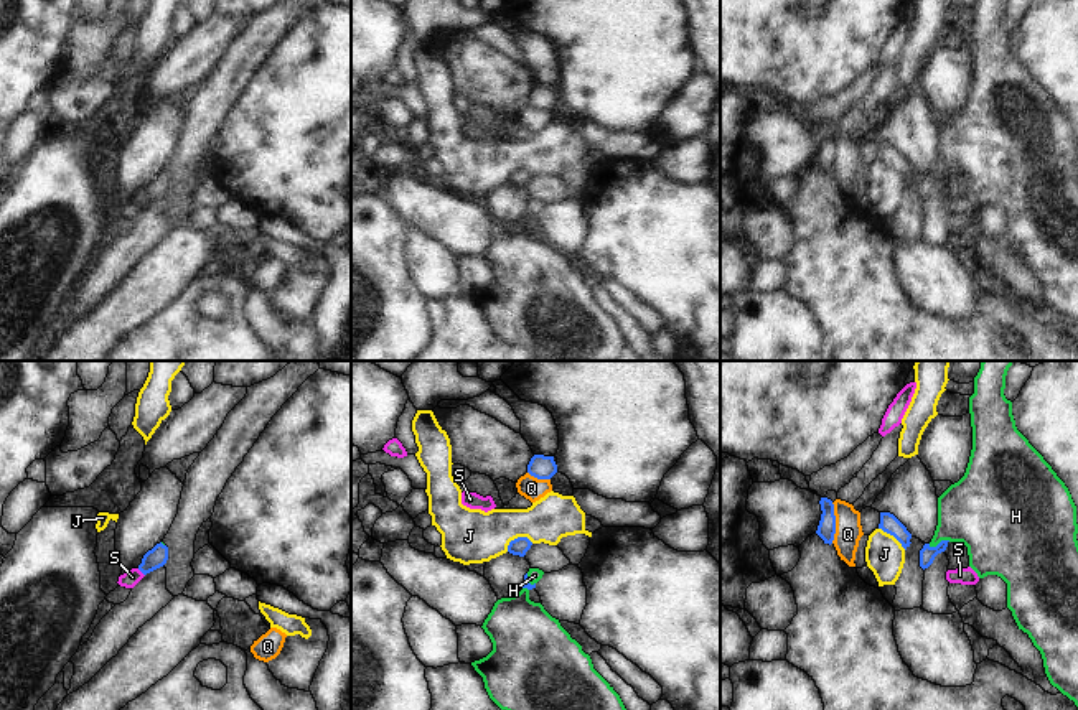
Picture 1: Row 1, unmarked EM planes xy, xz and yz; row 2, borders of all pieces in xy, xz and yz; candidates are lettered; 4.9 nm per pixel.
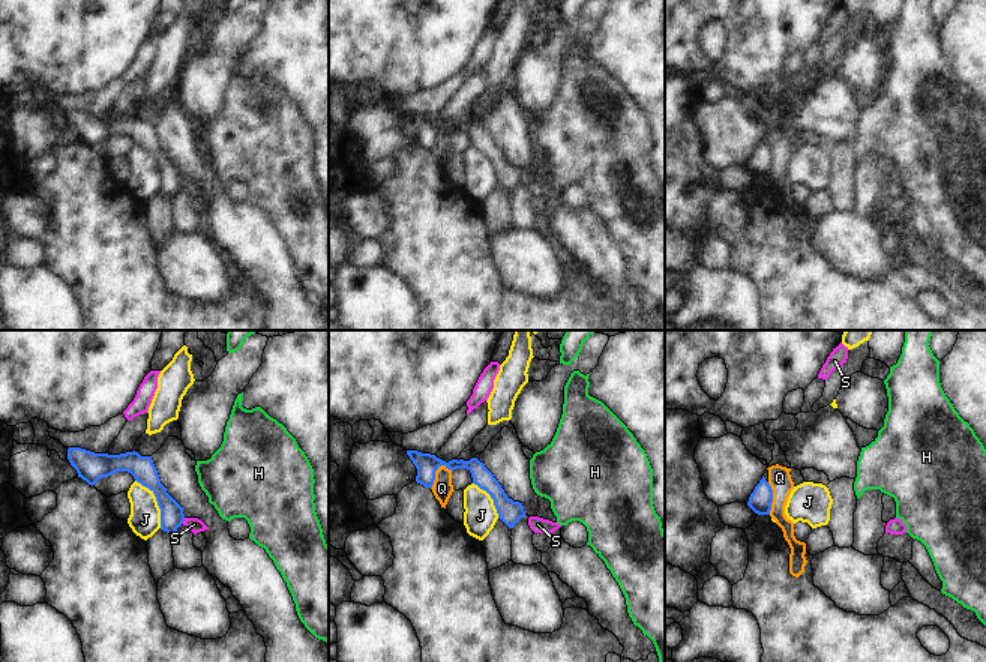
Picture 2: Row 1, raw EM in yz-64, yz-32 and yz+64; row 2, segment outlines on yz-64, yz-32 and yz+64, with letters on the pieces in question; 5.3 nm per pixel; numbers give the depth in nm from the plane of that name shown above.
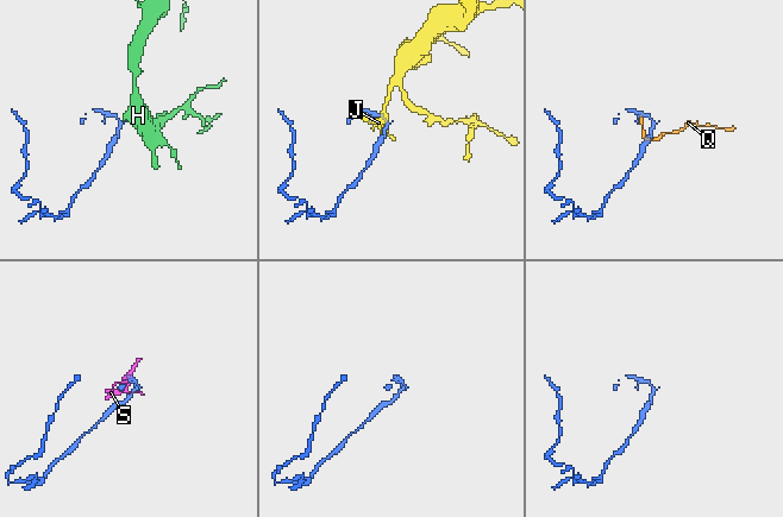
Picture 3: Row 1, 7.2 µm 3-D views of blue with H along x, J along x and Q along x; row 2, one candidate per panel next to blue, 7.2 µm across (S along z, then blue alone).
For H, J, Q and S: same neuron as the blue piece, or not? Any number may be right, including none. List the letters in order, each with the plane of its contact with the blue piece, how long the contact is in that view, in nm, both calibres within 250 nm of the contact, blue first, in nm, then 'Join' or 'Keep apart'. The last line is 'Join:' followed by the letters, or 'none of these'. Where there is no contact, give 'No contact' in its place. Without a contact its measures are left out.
H: Touches blue in yz. Shared border 110 nm. Thickness 80 nm (blue) against 360 nm. Join
J: Touches blue in xz. Shared border 140 nm. Thickness 90 nm (blue) against 280 nm. Keep apart
Q: Touches blue in yz. Shared border 200 nm. Thickness 90 nm (blue) against 130 nm. Keep apart
S: Touches blue in xy. Shared border 50 nm. Thickness 100 nm (blue) against 80 nm. Keep apart
Join: H.

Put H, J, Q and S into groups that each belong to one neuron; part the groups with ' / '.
H / J / Q / S

